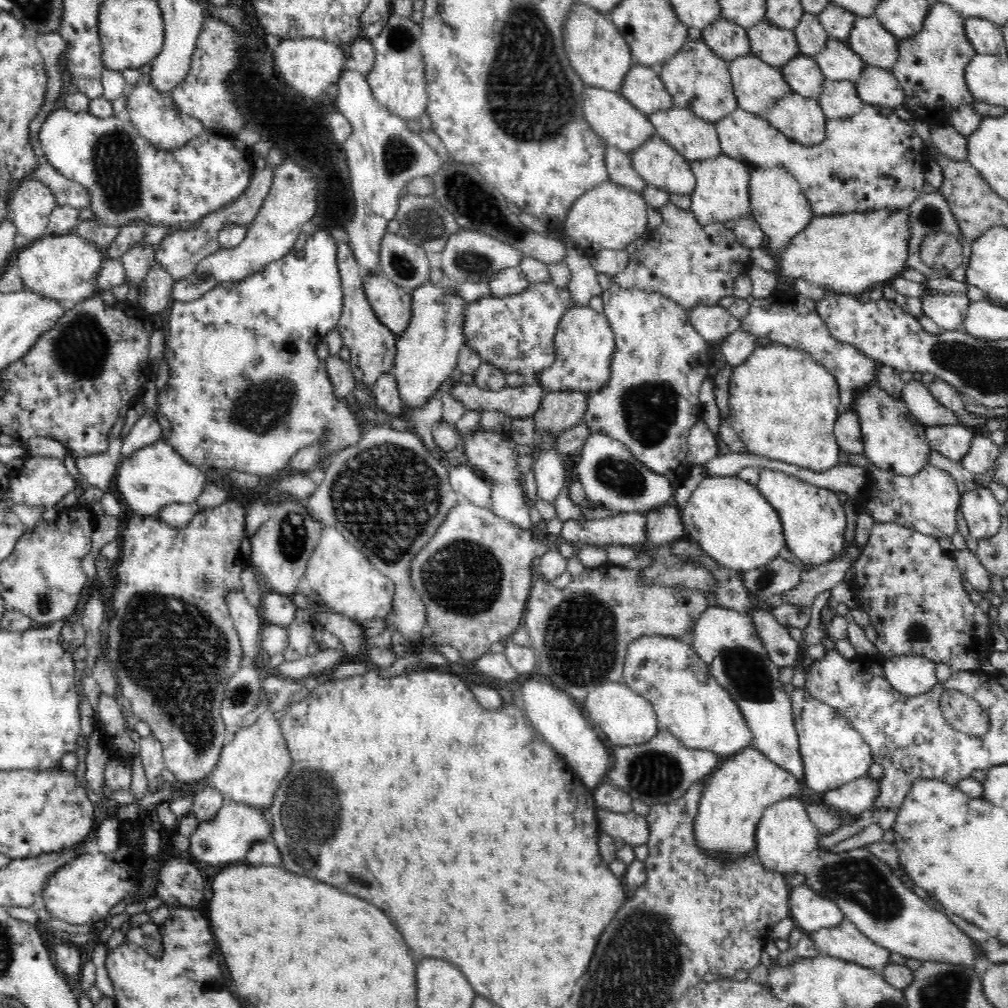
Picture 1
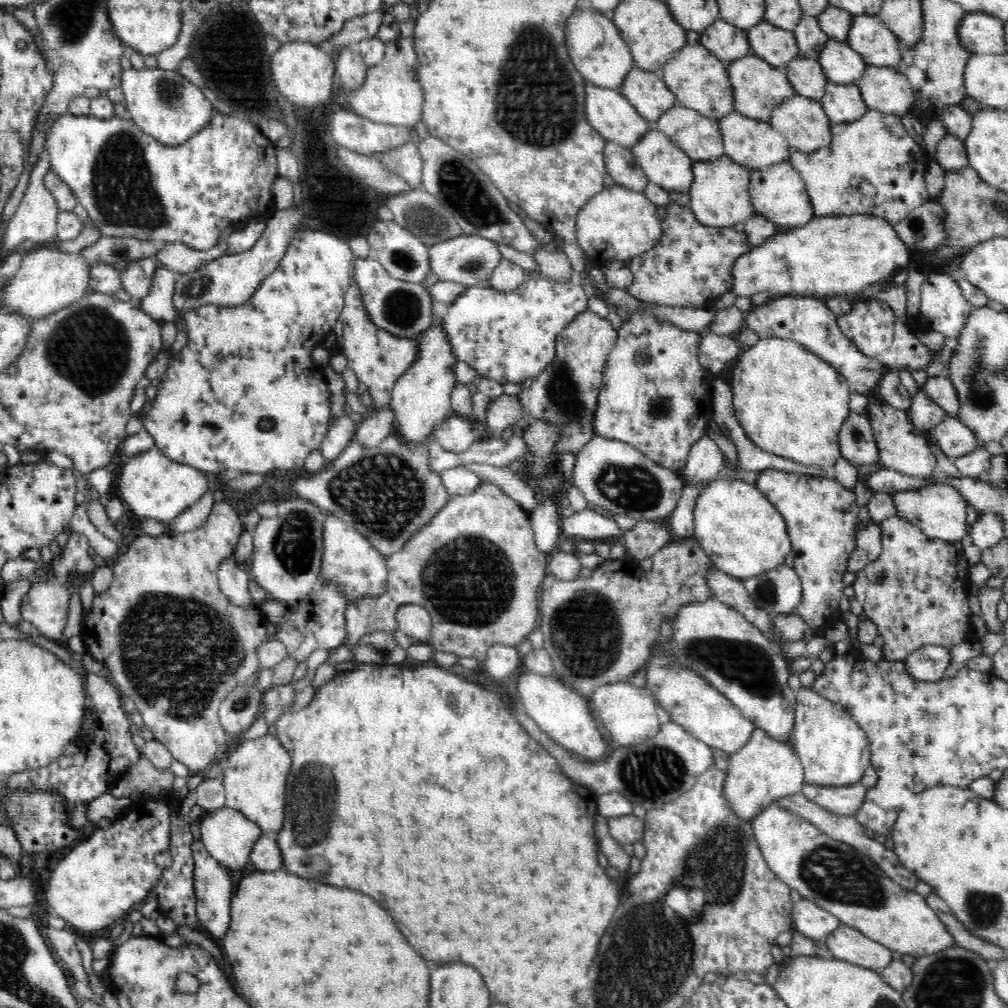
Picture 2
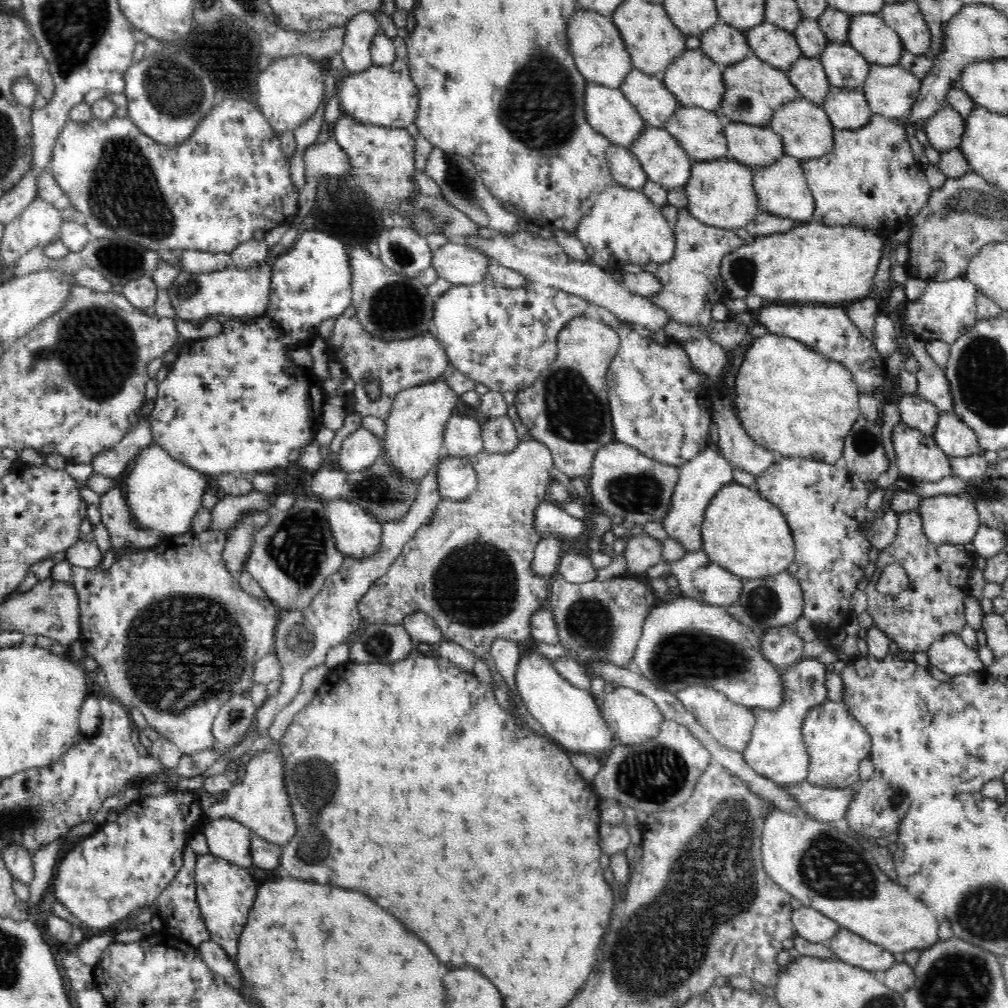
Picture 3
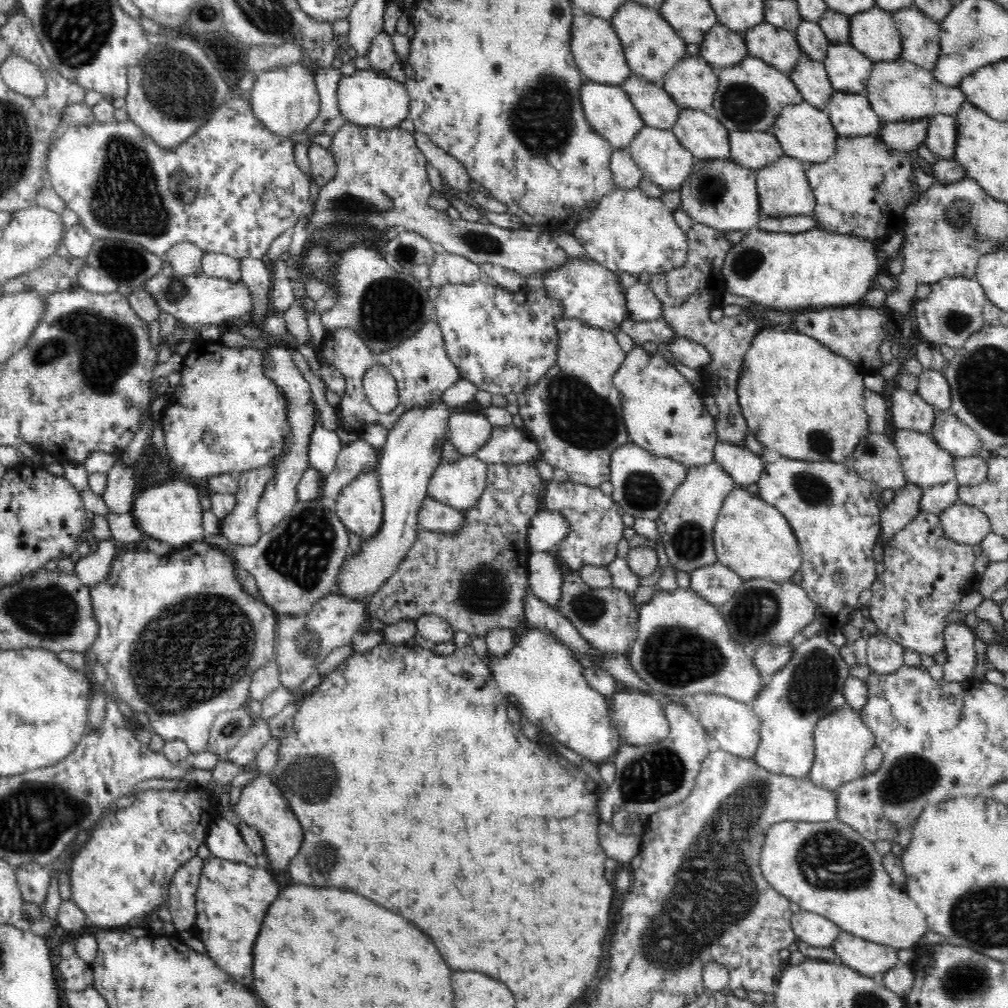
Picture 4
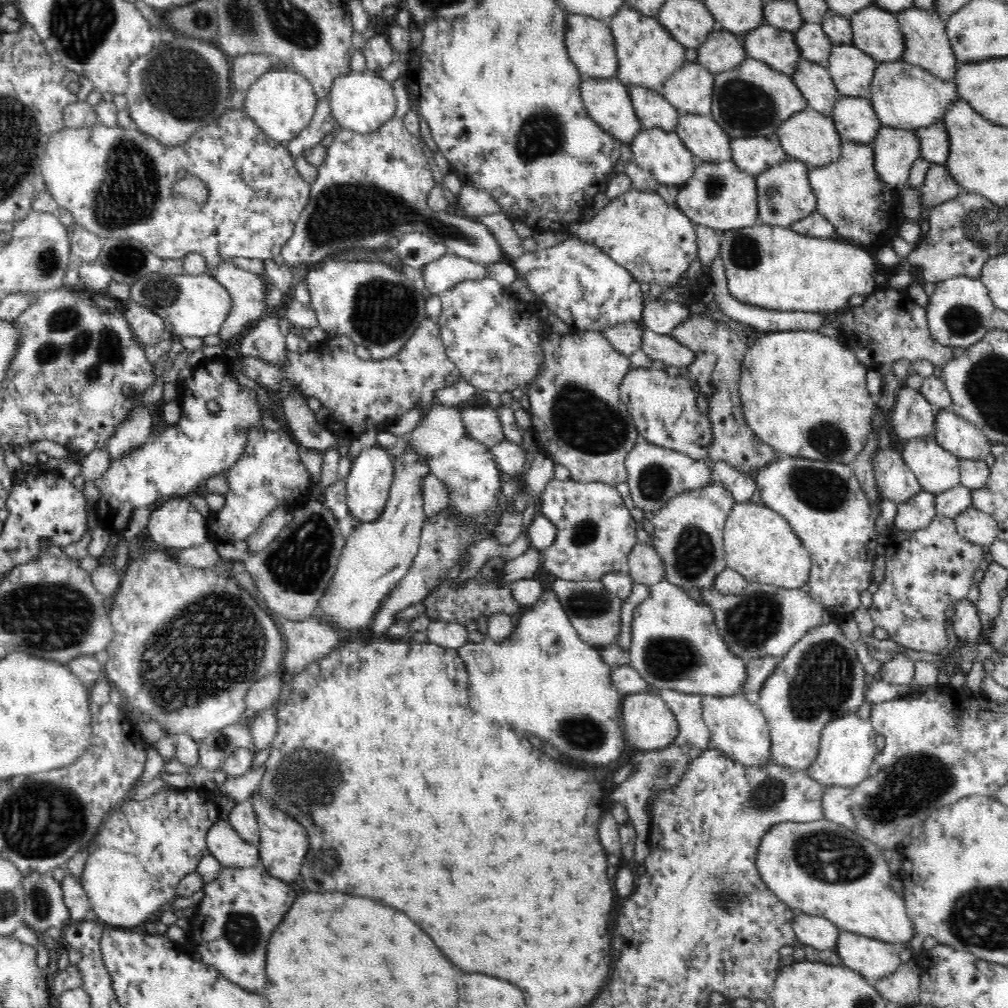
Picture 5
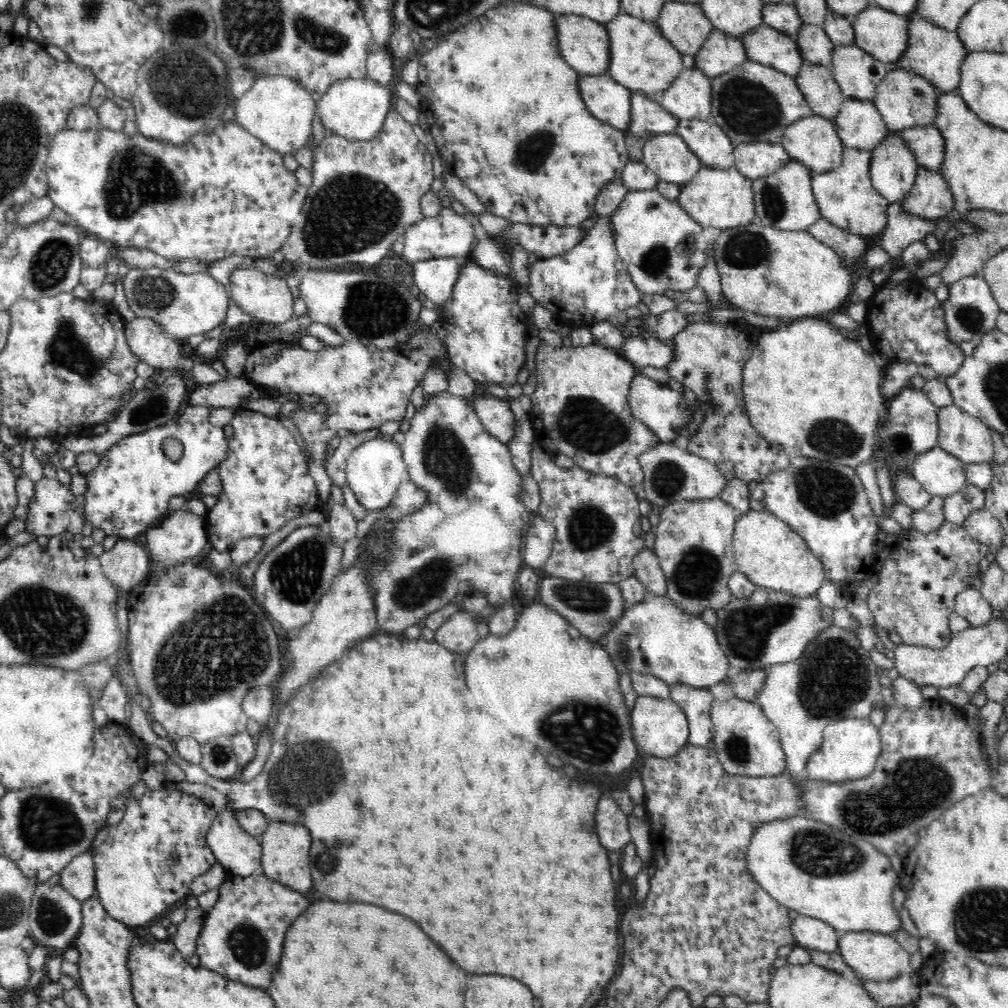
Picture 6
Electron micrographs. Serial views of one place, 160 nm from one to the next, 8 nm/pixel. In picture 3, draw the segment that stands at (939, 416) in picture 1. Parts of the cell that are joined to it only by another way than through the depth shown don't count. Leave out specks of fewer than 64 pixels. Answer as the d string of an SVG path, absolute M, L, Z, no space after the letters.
M902 395L897 404L901 421L910 428L932 435L935 431L938 417L942 413L938 407L924 400L920 395Z

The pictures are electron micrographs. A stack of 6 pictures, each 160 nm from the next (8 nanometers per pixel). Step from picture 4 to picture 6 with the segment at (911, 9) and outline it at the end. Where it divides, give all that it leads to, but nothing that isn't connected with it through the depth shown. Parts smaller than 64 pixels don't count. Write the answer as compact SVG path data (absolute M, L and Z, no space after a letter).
M916 12L908 15L907 27L907 48L893 66L912 70L918 76L925 78L932 86L937 87L940 94L956 92L961 79L961 66L968 53L957 32L926 22L925 18L921 18L921 15Z

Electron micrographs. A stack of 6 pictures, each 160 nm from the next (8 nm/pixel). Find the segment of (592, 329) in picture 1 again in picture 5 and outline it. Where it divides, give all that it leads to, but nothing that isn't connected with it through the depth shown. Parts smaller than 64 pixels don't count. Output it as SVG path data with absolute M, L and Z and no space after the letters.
M590 331L580 332L580 334L550 334L548 338L542 341L542 352L544 360L542 361L542 368L538 372L538 377L534 382L528 384L525 391L528 395L530 402L529 414L531 415L531 421L533 423L534 440L536 446L543 452L548 458L554 461L554 464L564 465L569 471L573 482L603 482L616 486L622 484L628 480L626 468L624 468L624 460L626 460L626 454L634 448L634 444L639 441L639 432L636 425L633 423L631 414L627 409L627 406L620 400L619 386L622 380L626 377L628 371L633 370L628 357L618 352L609 342L602 332Z

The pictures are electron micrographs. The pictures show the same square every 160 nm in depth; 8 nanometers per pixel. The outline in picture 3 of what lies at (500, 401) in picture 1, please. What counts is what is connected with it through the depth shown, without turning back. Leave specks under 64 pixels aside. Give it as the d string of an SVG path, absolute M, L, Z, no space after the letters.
M508 416L488 419L481 426L483 448L489 453L508 453L520 442L513 420Z

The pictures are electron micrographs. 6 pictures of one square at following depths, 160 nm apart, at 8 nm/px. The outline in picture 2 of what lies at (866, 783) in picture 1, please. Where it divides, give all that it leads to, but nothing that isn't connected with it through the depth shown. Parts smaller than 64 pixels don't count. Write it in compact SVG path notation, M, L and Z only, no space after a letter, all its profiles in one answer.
M860 783L842 787L805 784L801 793L828 812L852 817L864 802L866 791L867 789Z

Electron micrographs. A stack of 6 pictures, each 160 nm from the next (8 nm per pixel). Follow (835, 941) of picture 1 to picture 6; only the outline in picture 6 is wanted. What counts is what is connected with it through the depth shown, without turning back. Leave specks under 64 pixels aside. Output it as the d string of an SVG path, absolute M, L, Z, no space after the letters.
M854 931L840 936L838 940L839 953L848 966L852 967L864 981L890 981L903 973L913 973L910 967L910 953L908 953L894 939L893 935L870 931Z

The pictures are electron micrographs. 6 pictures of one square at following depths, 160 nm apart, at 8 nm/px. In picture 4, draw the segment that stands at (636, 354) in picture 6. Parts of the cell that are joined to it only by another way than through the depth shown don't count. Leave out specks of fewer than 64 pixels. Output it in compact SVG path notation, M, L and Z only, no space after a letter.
M674 337L662 346L662 350L671 355L673 360L679 360L684 366L691 369L704 369L711 361L711 354L702 344L684 337Z

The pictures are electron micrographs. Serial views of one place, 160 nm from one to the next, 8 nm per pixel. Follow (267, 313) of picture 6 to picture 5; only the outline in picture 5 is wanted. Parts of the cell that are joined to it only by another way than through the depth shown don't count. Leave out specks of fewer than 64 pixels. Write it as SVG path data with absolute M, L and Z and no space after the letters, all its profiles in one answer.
M231 260L218 266L214 278L226 287L233 300L232 310L218 332L222 341L236 336L248 323L257 322L267 314L265 278L236 267Z

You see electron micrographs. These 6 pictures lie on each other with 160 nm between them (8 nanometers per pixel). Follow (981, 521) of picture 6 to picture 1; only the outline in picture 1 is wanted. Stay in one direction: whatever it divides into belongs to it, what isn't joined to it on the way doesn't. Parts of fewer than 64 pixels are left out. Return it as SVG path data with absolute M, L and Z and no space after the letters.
M930 463L918 474L900 476L880 468L872 468L872 478L868 478L866 490L858 497L859 512L869 512L875 523L894 523L914 529L926 536L944 538L958 532L956 515L960 505L960 490L955 478L945 470Z

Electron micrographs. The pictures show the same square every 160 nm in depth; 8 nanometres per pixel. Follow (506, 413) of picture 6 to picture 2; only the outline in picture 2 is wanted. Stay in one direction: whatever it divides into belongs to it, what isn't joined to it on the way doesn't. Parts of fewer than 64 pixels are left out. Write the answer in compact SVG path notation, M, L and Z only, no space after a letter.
M453 414L435 426L432 430L432 440L453 453L464 452L476 440L472 419Z

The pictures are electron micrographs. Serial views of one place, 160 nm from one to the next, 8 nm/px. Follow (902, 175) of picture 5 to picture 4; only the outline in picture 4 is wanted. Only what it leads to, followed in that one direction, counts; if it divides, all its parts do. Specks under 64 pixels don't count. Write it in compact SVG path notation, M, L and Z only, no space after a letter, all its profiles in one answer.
M924 116L912 122L882 123L878 135L889 150L912 152L925 142L931 117Z

